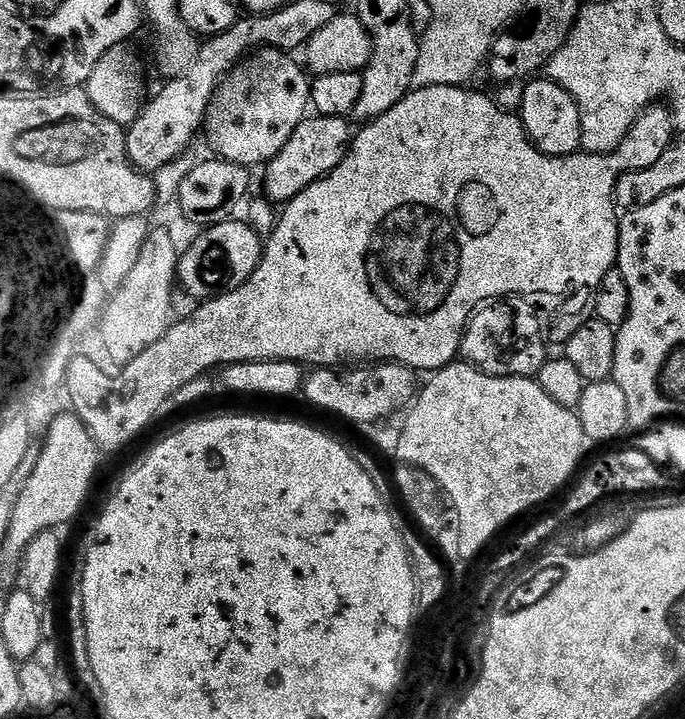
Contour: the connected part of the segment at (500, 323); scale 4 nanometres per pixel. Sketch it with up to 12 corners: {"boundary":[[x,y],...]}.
{"boundary":[[527,304],[477,316],[462,356],[487,376],[539,377],[550,345]]}

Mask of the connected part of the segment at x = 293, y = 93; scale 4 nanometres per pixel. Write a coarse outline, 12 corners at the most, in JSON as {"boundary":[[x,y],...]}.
{"boundary":[[255,51],[204,117],[213,155],[267,165],[311,107],[289,53]]}

